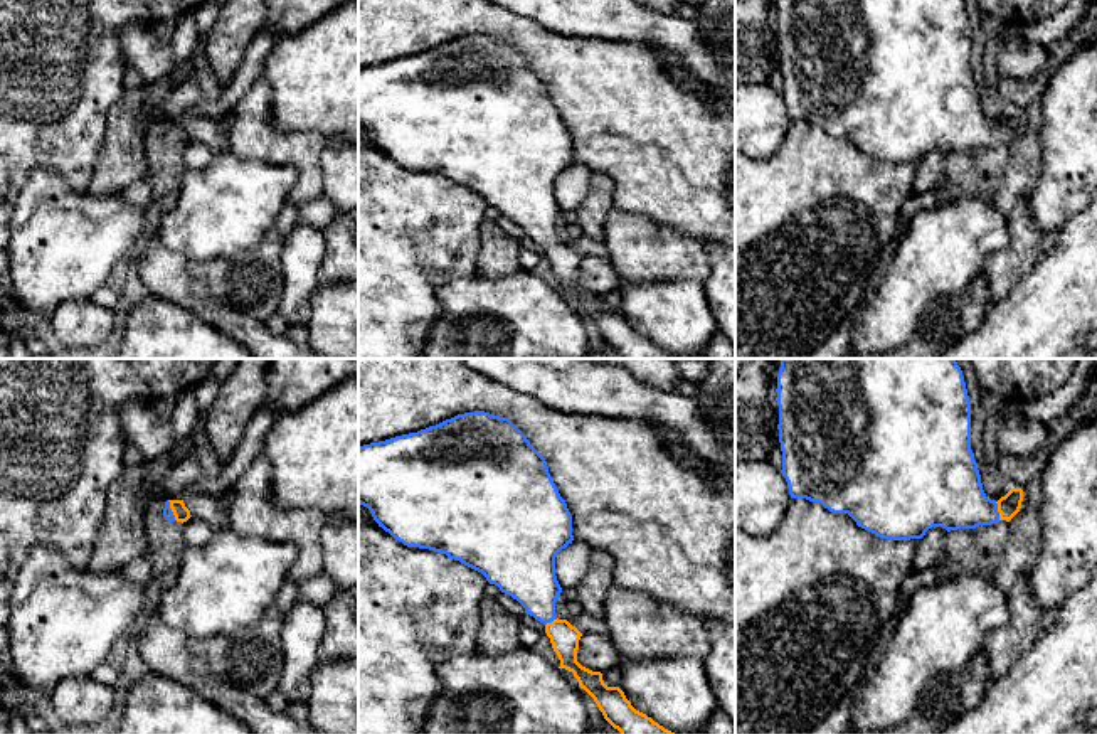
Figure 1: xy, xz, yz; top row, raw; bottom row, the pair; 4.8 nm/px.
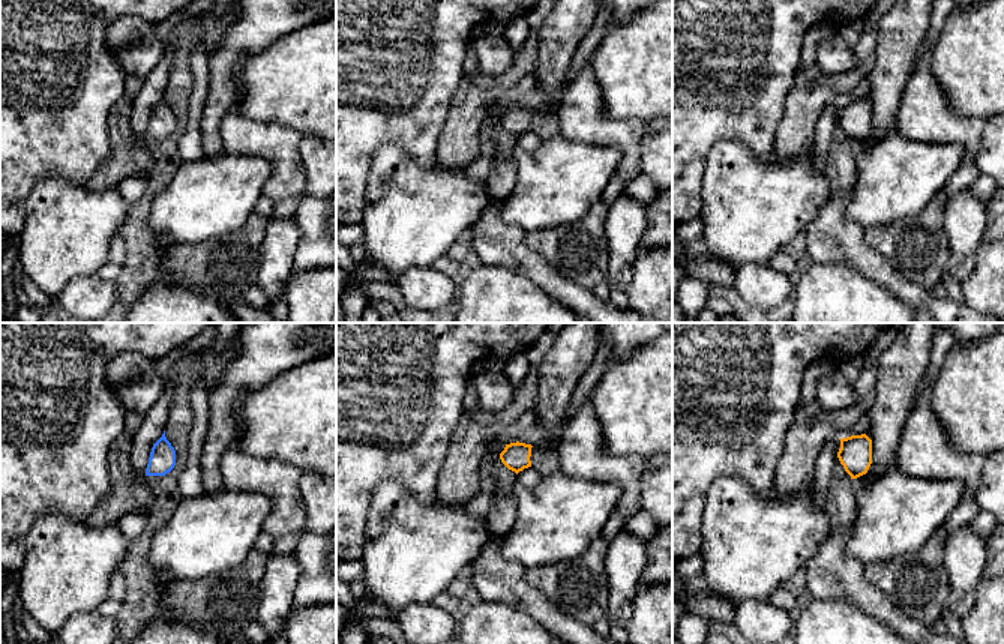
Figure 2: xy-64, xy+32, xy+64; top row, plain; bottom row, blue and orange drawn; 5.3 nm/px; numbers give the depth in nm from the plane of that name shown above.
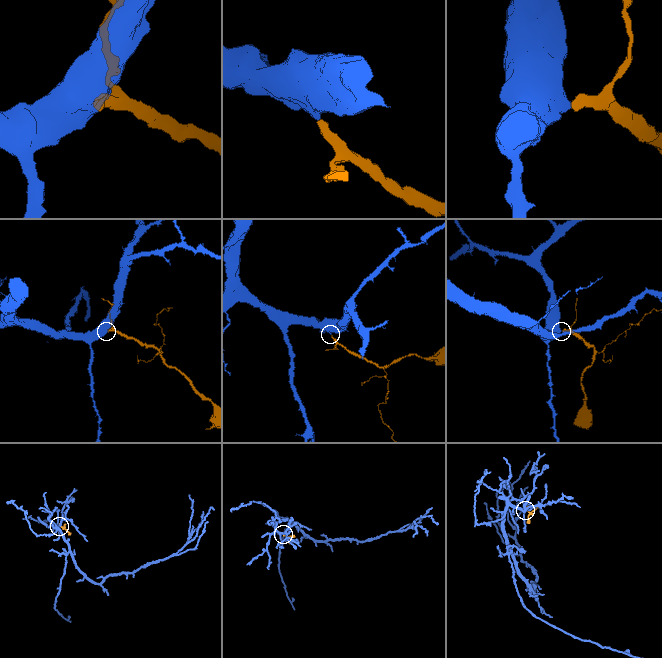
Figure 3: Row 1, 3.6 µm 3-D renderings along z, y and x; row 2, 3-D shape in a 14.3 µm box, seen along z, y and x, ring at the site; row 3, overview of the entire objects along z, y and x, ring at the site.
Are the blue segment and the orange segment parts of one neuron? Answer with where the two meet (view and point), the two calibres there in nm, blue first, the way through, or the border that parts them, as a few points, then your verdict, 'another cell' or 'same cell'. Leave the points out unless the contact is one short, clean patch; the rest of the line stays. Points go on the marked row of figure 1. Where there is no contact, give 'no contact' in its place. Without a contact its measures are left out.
meets blue in yz at (996, 510); 340 nm thick on the blue side, 110 nm on the other; runs through yz (948, 492), (968, 507), (996, 510), (1008, 505); same cell

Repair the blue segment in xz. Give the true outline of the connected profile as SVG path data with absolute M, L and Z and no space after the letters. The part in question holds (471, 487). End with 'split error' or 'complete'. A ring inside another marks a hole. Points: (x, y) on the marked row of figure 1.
M485 411L464 412L417 433L358 446L358 503L367 507L379 527L395 540L407 547L446 554L481 572L490 584L517 599L527 614L543 623L560 660L559 668L574 673L579 687L594 699L604 719L621 734L675 734L636 710L619 687L607 687L601 672L577 662L582 633L555 614L555 603L562 593L555 576L555 557L574 540L572 515L548 473L545 458L508 418Z | split error

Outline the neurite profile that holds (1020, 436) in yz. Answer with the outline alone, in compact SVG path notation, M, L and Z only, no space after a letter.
M1023 418L1004 419L998 429L998 449L1015 456L1033 456L1047 441L1047 424Z

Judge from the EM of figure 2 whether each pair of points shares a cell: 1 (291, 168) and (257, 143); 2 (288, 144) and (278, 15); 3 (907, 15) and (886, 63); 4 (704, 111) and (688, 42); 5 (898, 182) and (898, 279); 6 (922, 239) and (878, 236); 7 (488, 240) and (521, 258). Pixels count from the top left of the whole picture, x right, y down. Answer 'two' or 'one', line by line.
1: one
2: two
3: one
4: one
5: two
6: one
7: one

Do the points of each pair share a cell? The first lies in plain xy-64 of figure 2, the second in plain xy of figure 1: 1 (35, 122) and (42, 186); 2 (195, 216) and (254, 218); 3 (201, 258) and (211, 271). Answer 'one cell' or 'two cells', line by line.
1: two cells
2: one cell
3: one cell

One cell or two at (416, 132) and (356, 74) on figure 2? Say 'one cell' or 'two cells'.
one cell

